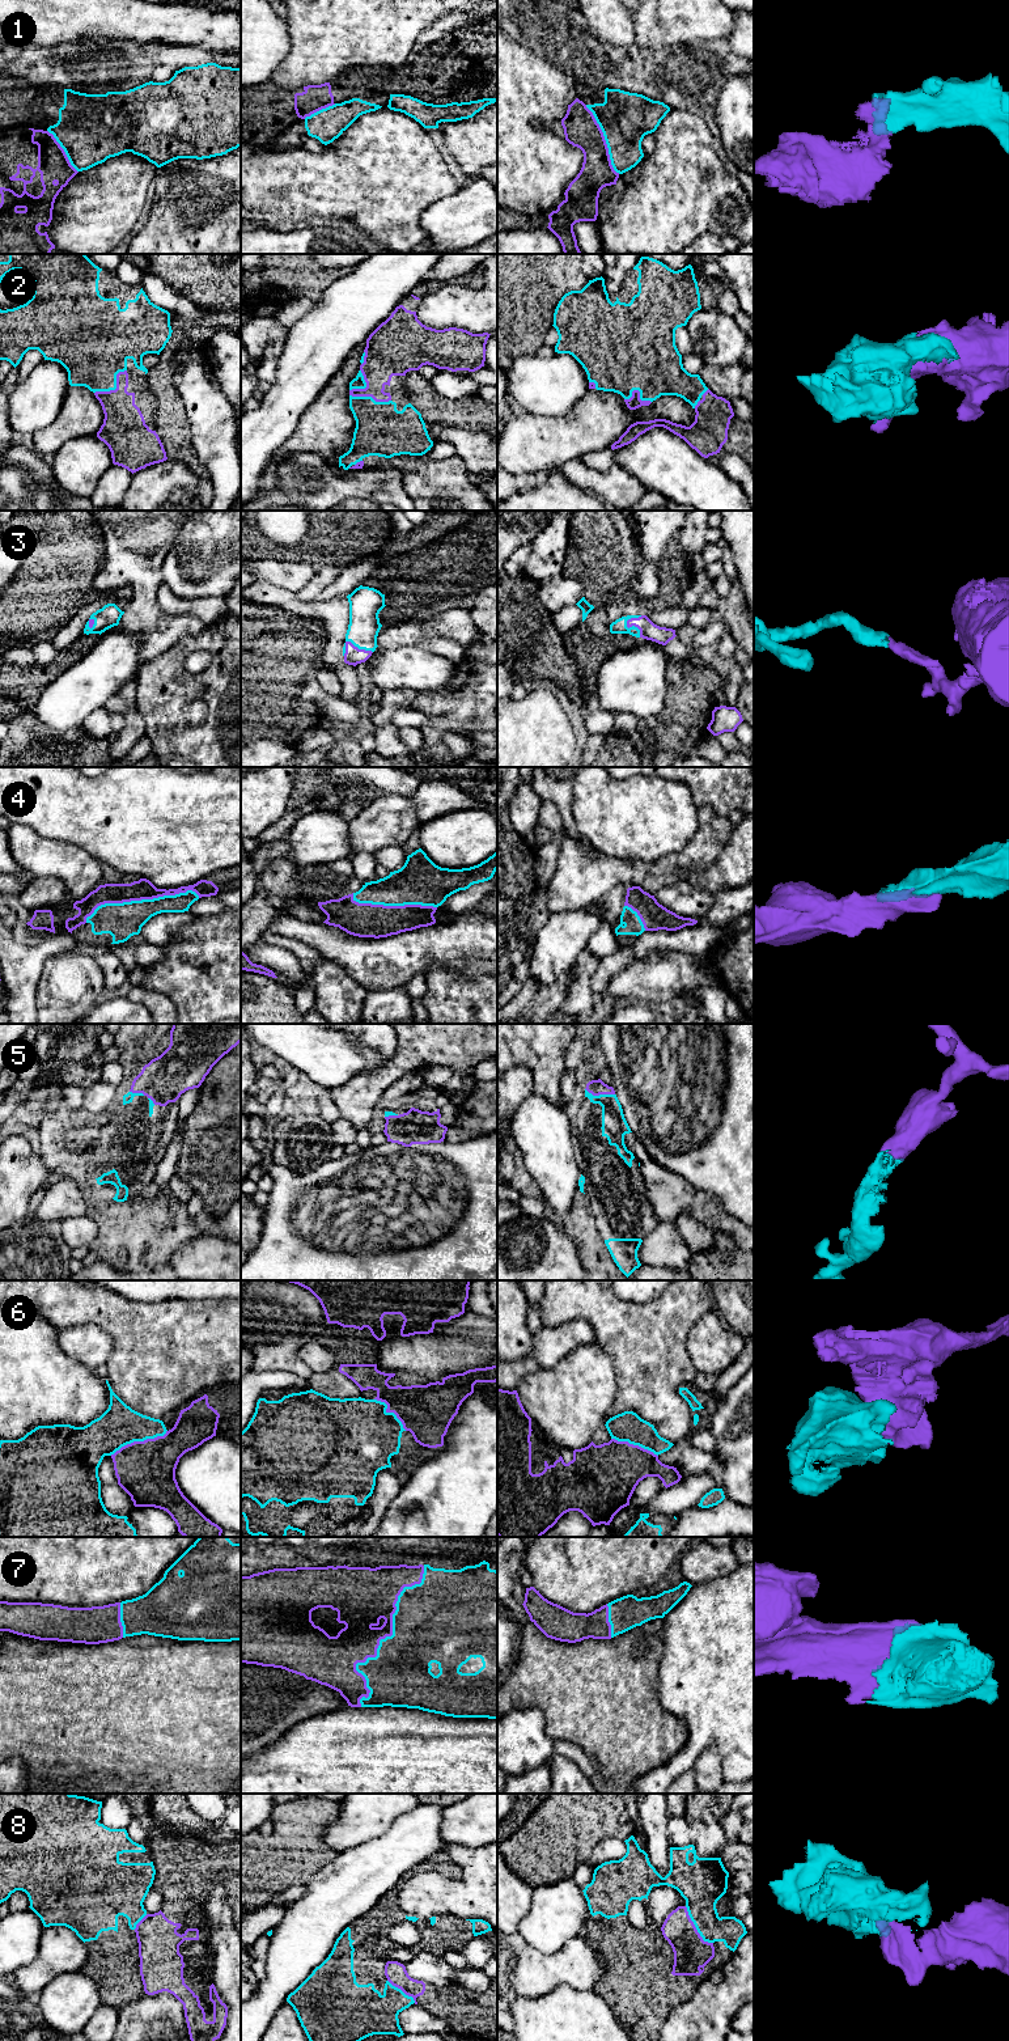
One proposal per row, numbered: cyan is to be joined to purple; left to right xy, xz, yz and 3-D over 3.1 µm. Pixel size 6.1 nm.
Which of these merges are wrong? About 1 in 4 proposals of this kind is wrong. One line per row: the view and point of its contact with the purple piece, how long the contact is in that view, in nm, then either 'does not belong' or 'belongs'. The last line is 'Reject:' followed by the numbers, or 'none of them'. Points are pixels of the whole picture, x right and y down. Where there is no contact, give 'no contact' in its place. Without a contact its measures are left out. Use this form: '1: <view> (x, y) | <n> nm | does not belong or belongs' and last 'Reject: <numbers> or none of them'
1: yz (605, 140) | 480 nm | does not belong
2: xy (117, 388) | 240 nm | belongs
3: xz (357, 648) | 190 nm | belongs
4: xy (140, 900) | 700 nm | belongs
5: yz (600, 1093) | 190 nm | belongs
6: xy (139, 1442) | 380 nm | belongs
7: xz (385, 1637) | 950 nm | belongs
8: yz (695, 1927) | 280 nm | does not belong
Reject: 1, 8

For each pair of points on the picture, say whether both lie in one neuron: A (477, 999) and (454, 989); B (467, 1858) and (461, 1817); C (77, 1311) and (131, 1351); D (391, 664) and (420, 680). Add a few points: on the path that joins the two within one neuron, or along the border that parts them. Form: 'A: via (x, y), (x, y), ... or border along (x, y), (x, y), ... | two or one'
A: via (471, 999), (465, 999), (460, 994) | one
B: border along (483, 1845), (448, 1845), (444, 1849) | two
C: via (93, 1311), (101, 1313), (123, 1336) | one
D: via (398, 668), (408, 668), (414, 673) | one

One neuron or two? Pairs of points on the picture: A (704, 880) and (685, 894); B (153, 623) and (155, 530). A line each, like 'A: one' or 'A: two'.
A: two
B: one

